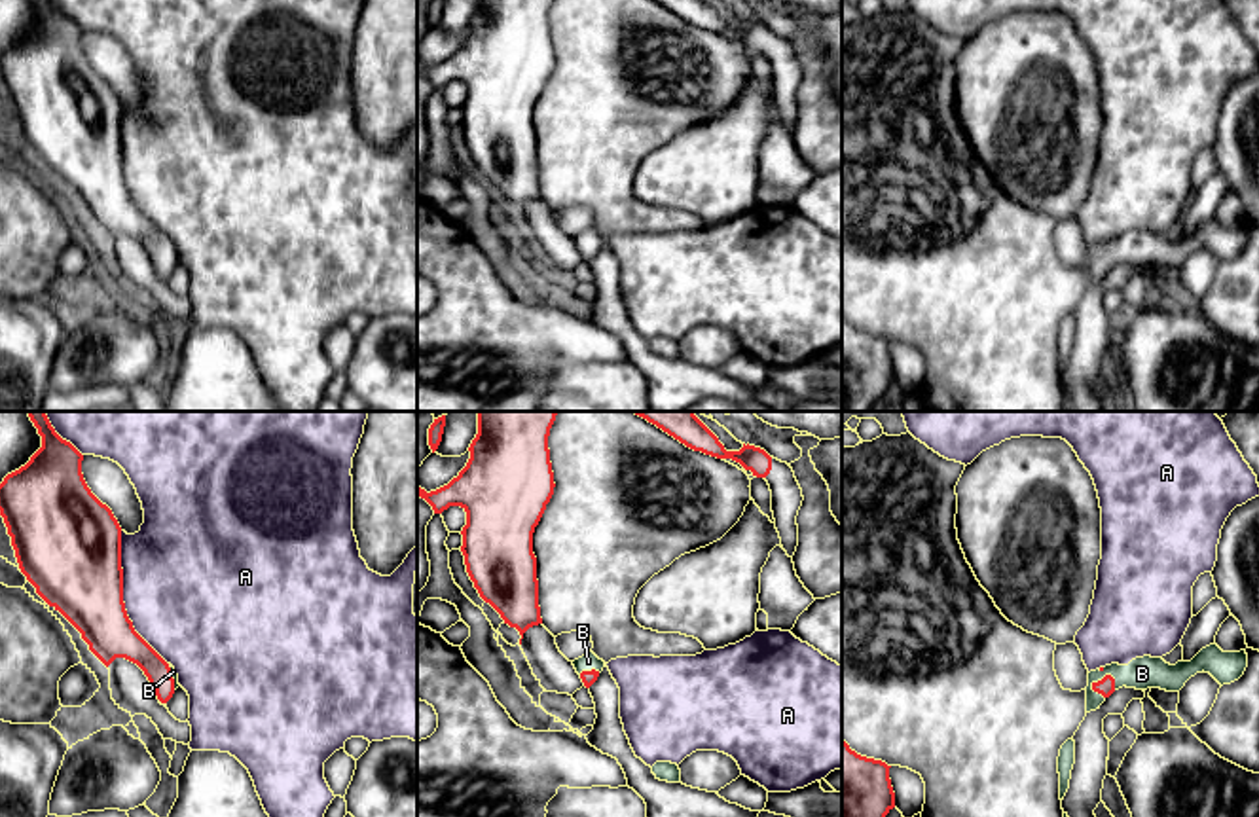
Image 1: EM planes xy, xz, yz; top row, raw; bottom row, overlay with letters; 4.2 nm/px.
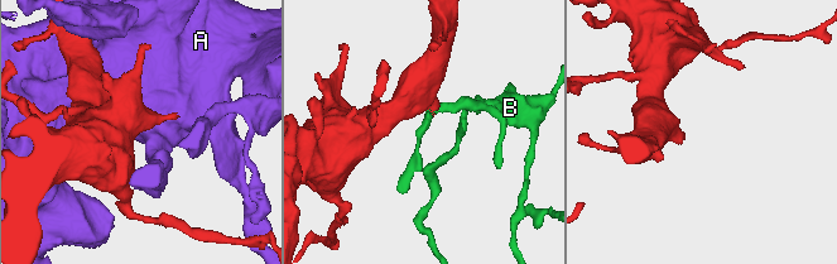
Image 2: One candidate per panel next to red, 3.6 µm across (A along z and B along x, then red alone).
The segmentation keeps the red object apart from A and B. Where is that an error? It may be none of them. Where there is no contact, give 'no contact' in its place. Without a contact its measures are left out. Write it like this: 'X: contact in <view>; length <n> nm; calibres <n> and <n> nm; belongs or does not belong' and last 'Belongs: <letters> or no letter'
A: contact in xy; length 600 nm; calibres 400 and 480 nm; does not belong
B: contact in yz; length 120 nm; calibres 80 and 140 nm; belongs
Belongs: B

